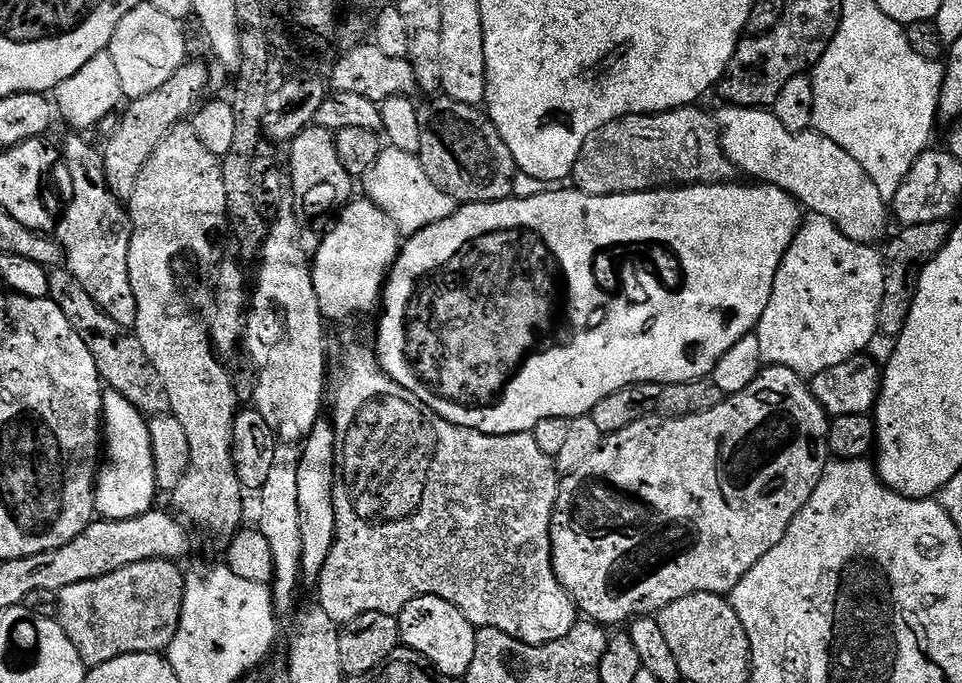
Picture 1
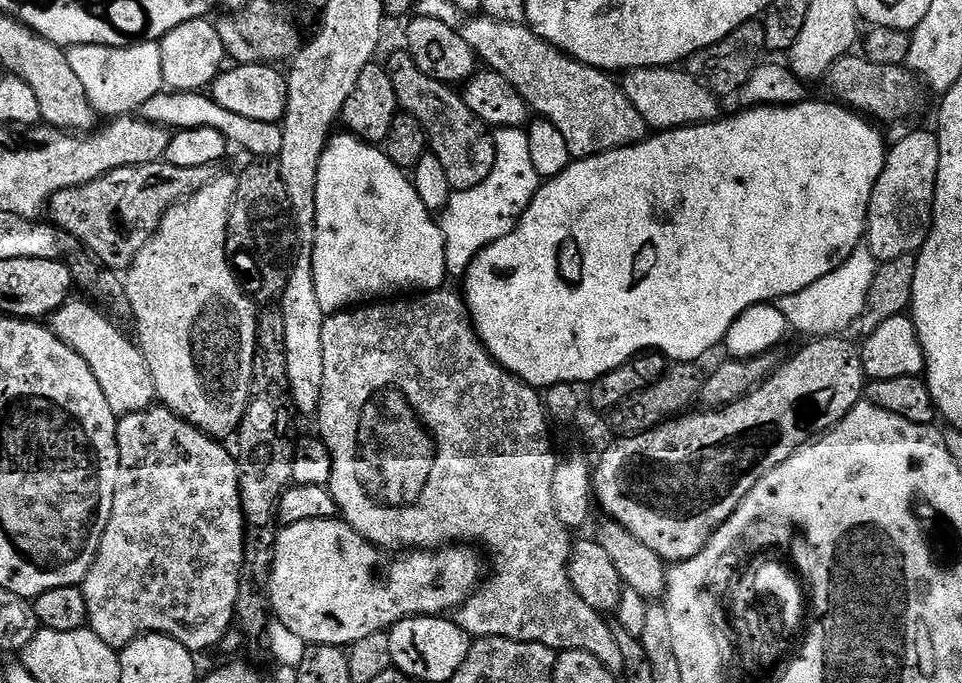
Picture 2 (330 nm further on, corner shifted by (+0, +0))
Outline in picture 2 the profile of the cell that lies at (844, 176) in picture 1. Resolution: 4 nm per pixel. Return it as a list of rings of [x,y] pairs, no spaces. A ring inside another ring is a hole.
[[[676,66],[667,68],[633,68],[623,77],[624,93],[634,102],[645,125],[652,130],[689,128],[691,124],[706,124],[717,119],[717,97],[699,80]],[[680,71],[680,72],[679,72]]]

